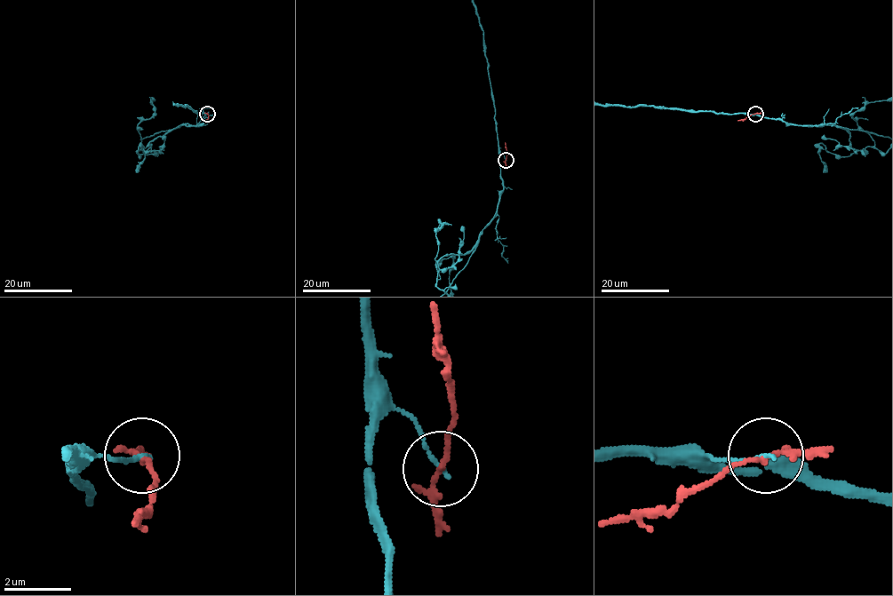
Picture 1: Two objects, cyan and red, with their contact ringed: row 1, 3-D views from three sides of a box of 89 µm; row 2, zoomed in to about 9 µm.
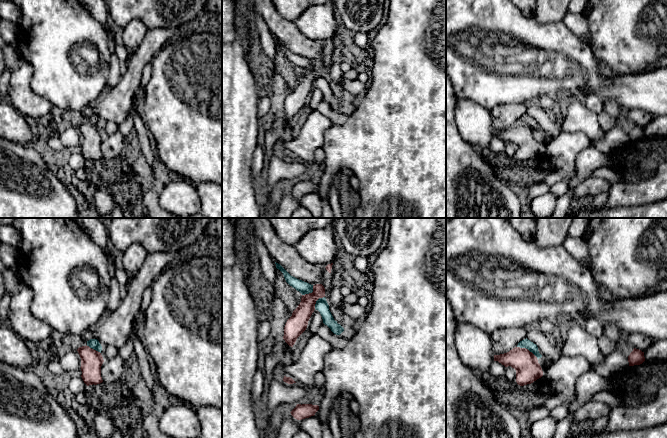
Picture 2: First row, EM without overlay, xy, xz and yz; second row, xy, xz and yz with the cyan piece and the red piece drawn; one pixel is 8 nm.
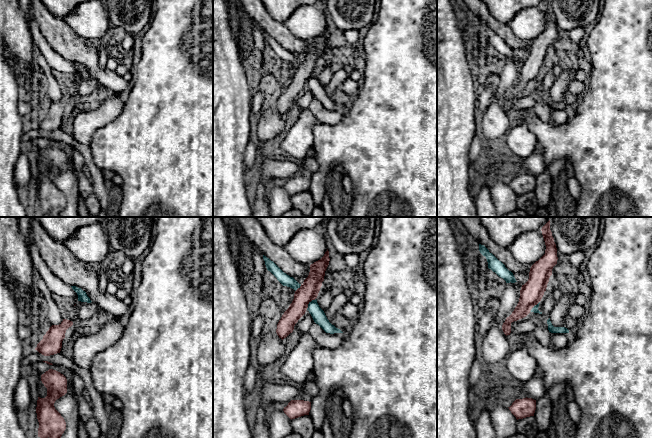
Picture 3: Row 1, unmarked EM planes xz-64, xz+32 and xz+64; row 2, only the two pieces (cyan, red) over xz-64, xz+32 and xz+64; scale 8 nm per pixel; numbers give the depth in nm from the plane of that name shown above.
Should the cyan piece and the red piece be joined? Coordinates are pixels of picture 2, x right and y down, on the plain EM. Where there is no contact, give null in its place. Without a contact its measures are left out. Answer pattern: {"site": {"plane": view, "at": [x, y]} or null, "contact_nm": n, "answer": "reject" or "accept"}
{"site": {"plane": "yz", "at": [527, 124]}, "contact_nm": 190, "answer": "reject"}

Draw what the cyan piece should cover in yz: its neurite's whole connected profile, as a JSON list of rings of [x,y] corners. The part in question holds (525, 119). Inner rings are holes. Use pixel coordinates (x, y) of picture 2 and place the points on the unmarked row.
[[[527,114],[520,117],[517,121],[517,123],[520,124],[526,124],[528,125],[530,128],[532,128],[538,135],[542,133],[542,131],[539,129],[538,127],[538,123],[536,120],[534,120],[533,118],[531,118],[530,116],[528,116]]]

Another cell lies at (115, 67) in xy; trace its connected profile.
[[[112,51],[109,61],[109,76],[105,92],[109,91],[110,89],[116,87],[119,84],[123,75],[123,68],[124,67],[121,64],[120,60]]]

